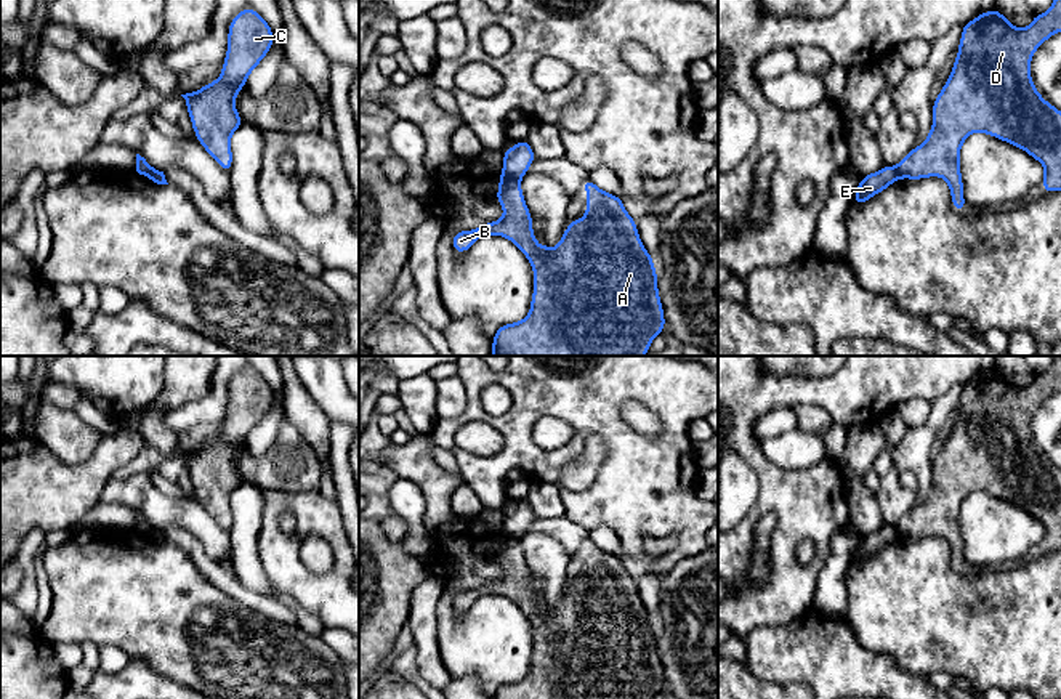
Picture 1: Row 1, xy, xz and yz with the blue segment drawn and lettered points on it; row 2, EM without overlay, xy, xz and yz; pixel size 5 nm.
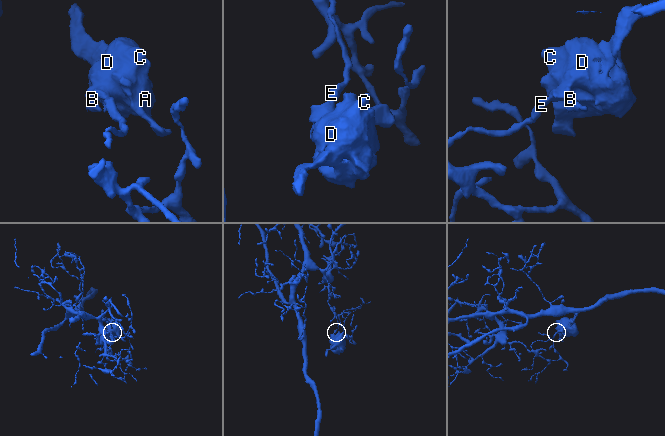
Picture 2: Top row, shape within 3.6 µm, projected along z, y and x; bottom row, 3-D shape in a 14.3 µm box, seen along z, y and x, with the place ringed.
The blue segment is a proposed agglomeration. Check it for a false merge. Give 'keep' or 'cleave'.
cleave

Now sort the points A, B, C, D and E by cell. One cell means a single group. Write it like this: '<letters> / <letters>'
A B C D / E

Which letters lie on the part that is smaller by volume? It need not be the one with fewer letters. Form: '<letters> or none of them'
A, B, C, D

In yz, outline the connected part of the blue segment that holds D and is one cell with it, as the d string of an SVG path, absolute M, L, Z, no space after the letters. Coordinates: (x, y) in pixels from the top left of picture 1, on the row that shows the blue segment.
M1053 0L1043 14L1034 14L1026 29L1016 29L997 8L981 13L962 27L962 38L952 72L941 93L933 101L933 127L922 146L915 146L896 167L901 178L923 180L941 176L950 188L950 199L955 212L966 207L963 197L963 180L960 173L960 147L973 133L981 131L1026 151L1045 167L1042 180L1043 192L1061 191L1061 111L1045 101L1031 77L1031 59L1035 50L1053 34L1061 32L1061 0Z

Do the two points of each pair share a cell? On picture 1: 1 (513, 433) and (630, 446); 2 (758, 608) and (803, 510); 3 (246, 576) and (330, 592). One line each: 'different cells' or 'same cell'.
1: same cell
2: same cell
3: different cells

